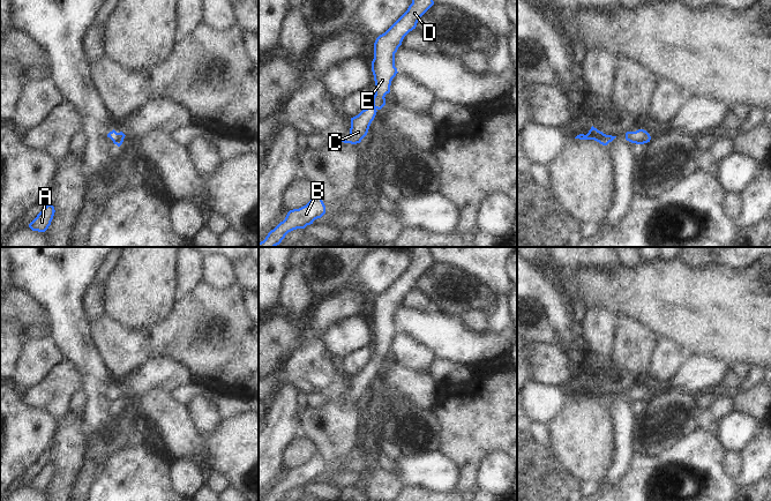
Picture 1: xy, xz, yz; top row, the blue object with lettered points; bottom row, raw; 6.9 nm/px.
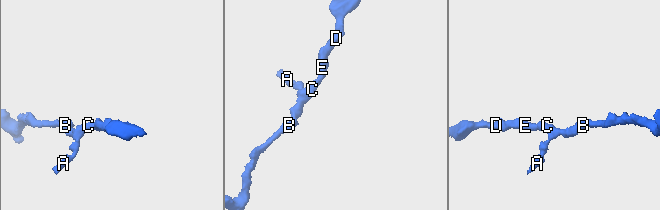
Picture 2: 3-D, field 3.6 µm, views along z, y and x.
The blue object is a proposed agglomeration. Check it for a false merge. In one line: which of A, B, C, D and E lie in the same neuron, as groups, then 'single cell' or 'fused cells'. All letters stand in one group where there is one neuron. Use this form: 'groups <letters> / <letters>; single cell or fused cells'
groups A B C D E; single cell

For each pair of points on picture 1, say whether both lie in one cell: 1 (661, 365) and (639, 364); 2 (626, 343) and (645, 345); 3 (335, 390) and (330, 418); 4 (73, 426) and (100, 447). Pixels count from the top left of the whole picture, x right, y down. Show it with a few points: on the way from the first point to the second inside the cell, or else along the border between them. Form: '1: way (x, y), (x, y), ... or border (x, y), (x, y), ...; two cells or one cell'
1: border (659, 338), (646, 372); two cells
2: way (630, 343), (641, 345); one cell
3: border (329, 397), (339, 398); two cells
4: border (87, 431), (85, 458), (82, 463); two cells

